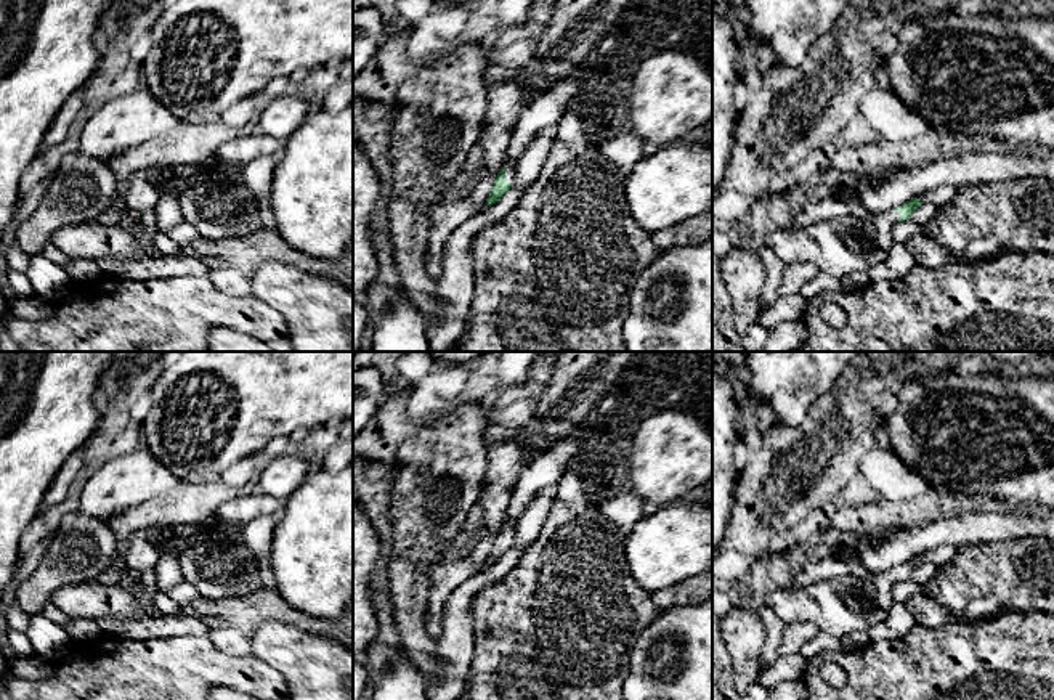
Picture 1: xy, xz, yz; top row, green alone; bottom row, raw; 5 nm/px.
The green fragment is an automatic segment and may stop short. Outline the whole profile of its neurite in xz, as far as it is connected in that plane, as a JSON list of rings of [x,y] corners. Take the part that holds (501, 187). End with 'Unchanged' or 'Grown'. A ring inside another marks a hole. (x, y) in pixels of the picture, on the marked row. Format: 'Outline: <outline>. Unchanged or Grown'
Outline: [[[505,165],[504,169],[501,169],[501,172],[494,180],[493,189],[486,199],[486,204],[489,207],[496,204],[513,186],[513,181],[515,181],[515,167]]]. Grown

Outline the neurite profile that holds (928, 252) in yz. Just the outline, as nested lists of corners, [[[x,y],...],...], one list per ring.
[[[916,233],[906,242],[906,249],[916,265],[940,268],[951,260],[950,252],[935,242],[927,233]]]

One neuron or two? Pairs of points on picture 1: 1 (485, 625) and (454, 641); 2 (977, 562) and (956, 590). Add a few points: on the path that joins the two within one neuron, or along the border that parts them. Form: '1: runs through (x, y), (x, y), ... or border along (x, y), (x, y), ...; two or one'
1: border along (477, 594), (472, 602), (474, 657), (469, 668); two
2: runs through (977, 569), (963, 583); one

